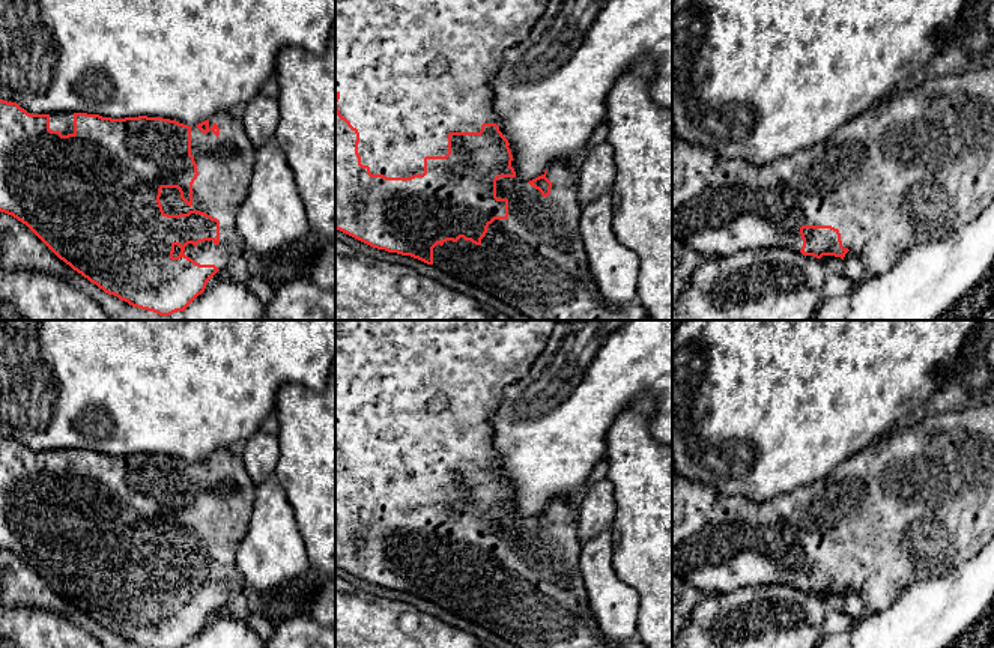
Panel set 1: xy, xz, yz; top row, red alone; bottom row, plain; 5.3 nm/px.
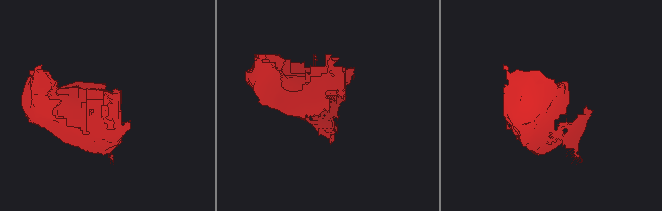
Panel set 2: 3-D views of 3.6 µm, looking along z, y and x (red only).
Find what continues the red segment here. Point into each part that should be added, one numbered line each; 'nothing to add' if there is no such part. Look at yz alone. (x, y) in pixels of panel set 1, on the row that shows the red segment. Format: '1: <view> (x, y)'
1: yz (916, 166)

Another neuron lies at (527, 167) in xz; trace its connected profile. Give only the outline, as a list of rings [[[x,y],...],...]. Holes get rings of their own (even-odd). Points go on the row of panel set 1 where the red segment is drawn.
[[[549,0],[546,12],[535,23],[529,36],[504,54],[490,83],[495,123],[510,143],[508,147],[513,155],[511,167],[516,171],[516,177],[529,182],[544,174],[550,162],[571,159],[571,156],[586,144],[595,128],[606,120],[606,98],[609,90],[633,63],[644,57],[648,57],[654,68],[654,78],[650,87],[653,101],[660,107],[672,108],[672,0]]]

